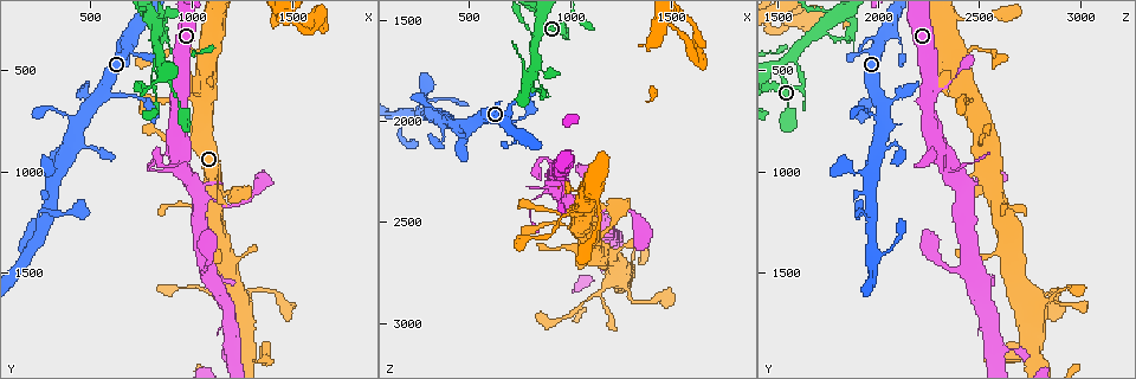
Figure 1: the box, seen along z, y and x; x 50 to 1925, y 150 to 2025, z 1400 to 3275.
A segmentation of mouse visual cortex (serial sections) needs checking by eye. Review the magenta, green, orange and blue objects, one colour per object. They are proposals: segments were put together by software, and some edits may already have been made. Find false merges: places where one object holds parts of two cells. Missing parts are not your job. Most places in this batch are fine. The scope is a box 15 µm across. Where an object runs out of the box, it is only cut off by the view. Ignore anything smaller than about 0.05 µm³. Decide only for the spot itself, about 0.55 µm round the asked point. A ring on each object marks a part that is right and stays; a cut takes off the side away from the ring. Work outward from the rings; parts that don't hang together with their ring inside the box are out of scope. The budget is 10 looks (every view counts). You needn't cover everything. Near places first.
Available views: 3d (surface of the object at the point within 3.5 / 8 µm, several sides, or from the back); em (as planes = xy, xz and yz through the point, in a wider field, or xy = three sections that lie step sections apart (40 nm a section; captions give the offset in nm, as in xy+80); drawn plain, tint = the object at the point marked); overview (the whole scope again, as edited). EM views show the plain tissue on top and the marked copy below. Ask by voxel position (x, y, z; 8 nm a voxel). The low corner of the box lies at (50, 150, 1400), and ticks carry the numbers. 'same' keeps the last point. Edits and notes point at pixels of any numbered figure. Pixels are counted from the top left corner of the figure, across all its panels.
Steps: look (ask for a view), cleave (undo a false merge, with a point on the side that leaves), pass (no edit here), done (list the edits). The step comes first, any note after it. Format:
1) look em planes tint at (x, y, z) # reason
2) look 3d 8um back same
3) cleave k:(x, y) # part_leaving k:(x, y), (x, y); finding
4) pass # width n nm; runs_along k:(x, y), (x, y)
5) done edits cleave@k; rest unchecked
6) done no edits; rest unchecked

look 3d 3.5um back at (800, 580, 1630) # abrupt turn

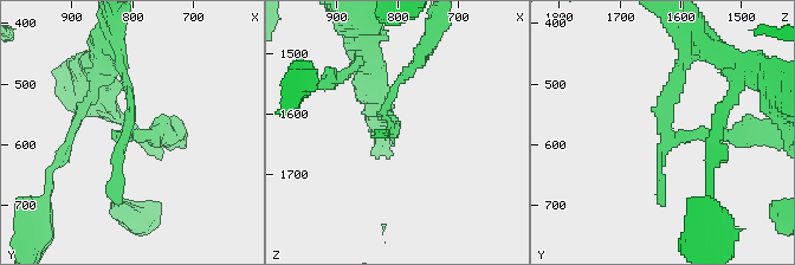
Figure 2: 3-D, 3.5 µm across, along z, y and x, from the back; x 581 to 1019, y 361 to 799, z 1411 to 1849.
look em xy step 2 tint at (805, 580, 1625)

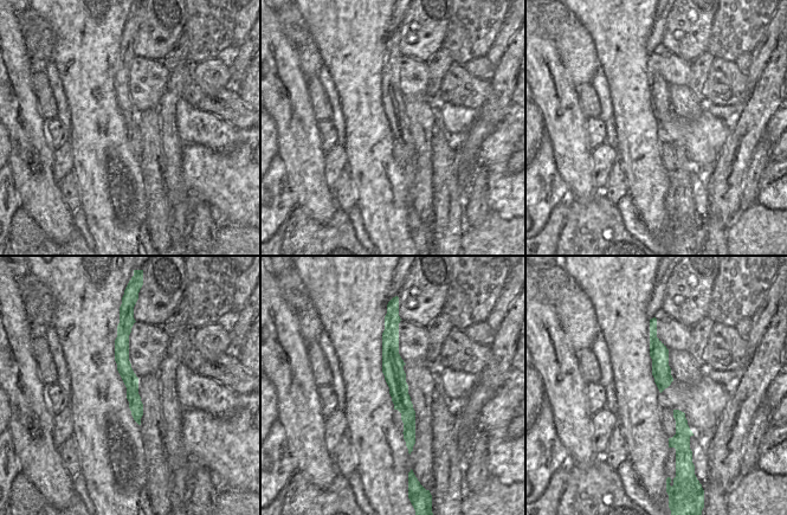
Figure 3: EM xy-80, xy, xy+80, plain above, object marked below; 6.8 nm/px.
pass # runs_along 3:(389, 310), (391, 360), (410, 445); continuous, no second cell

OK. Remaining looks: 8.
look 3d 8um at (960, 930, 2270) # abrupt turn

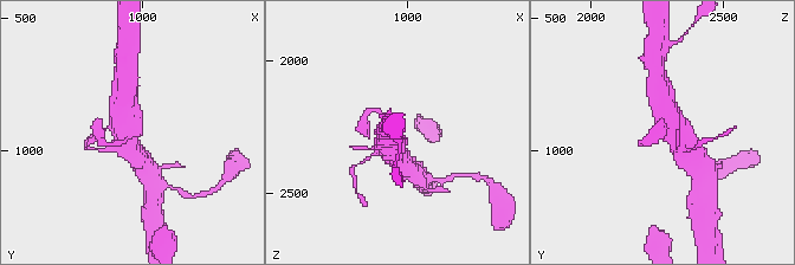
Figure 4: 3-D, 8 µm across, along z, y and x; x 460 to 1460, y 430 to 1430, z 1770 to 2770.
look 3d 3.5um same # zoom in

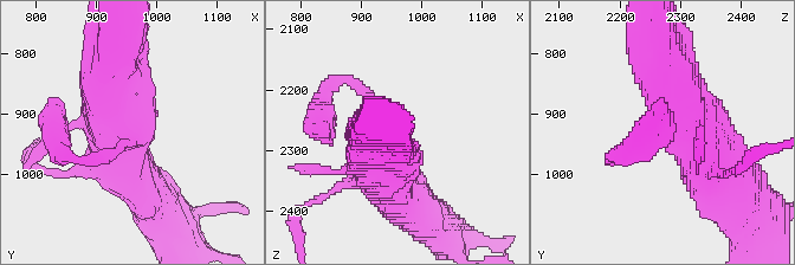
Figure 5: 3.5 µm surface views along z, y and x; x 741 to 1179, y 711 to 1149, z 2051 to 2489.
look em xy step 2 tint same # need the tissue

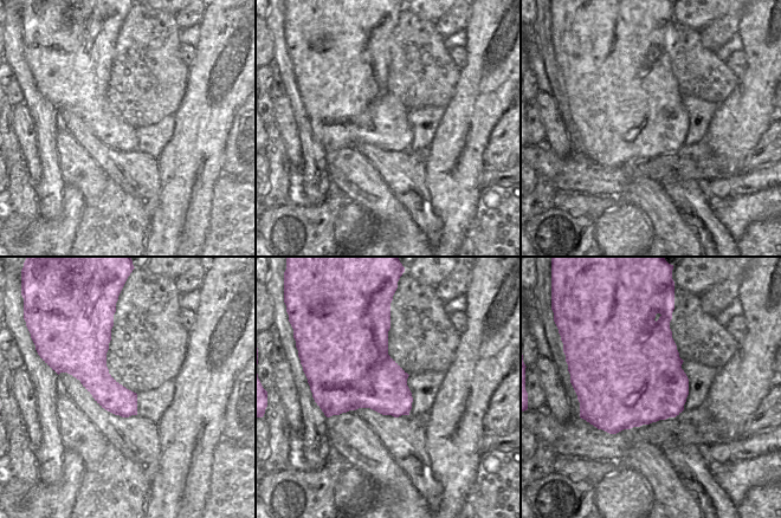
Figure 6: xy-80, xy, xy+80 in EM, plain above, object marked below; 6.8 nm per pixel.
pass # width 500 nm; runs_along 5:(654, 46), (676, 104), (728, 181); one cell here

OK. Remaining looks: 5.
look 3d 3.5um at (1150, 1630, 2860) # three arms meet

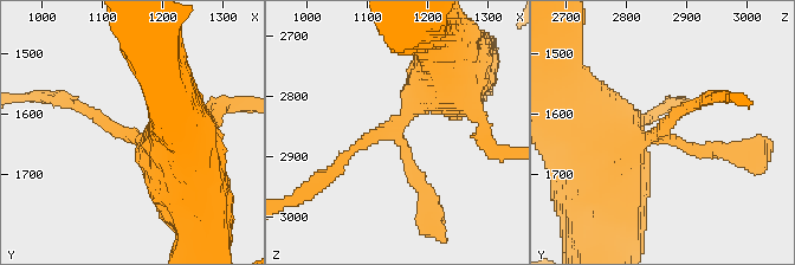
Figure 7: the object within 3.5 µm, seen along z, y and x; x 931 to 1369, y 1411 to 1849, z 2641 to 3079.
look em xy step 1 tint at (1145, 1630, 2845)

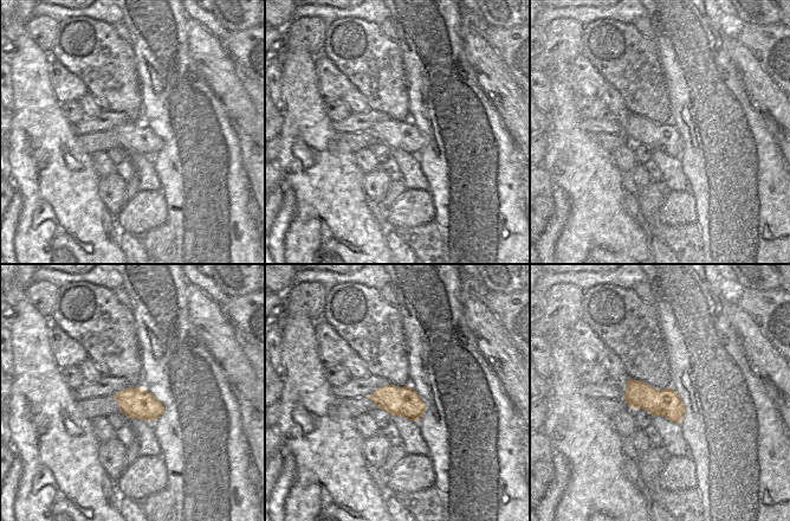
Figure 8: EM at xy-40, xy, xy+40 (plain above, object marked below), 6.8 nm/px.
pass # arm_widths 150, 200, 800 nm; continuous, no second cell

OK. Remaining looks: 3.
look 3d 3.5um at (1110, 1530, 2490) # thick turns thin

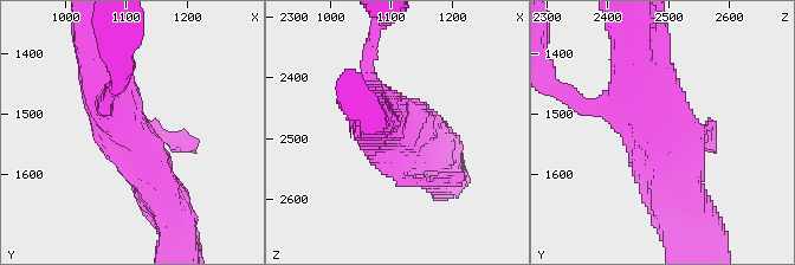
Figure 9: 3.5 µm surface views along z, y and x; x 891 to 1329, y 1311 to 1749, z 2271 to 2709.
pass # runs_along 9:(105, 69), (117, 123), (165, 199); one cell here

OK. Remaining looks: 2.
done no edits; rest unchecked

